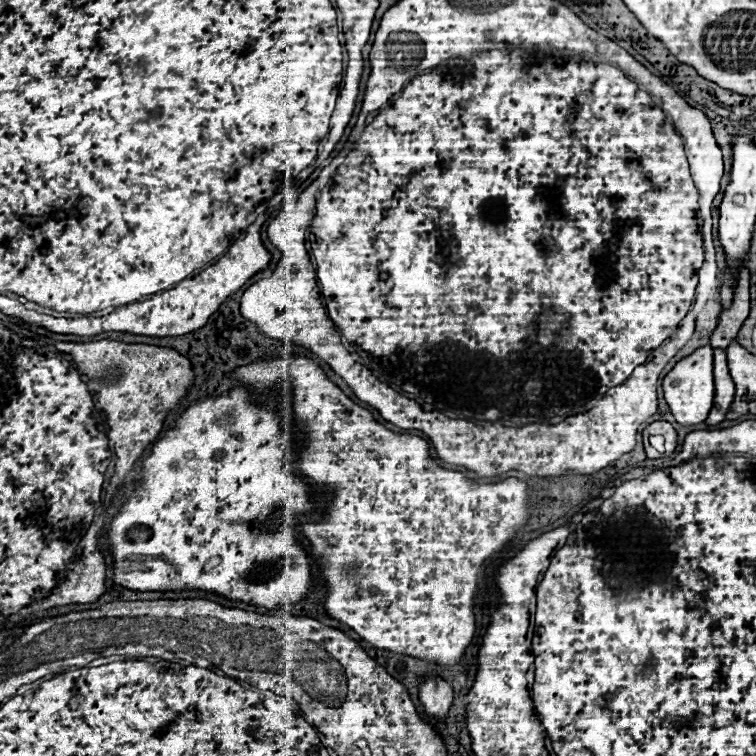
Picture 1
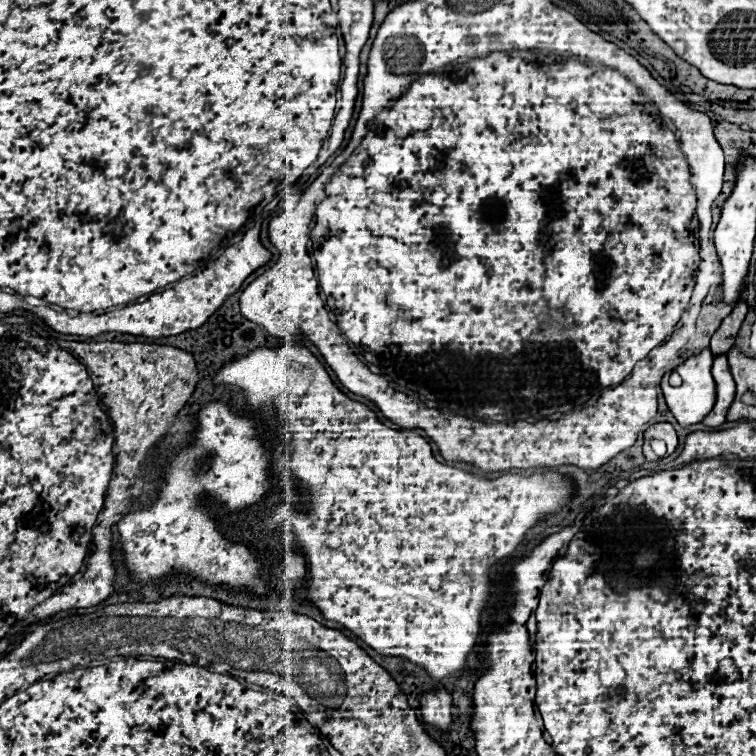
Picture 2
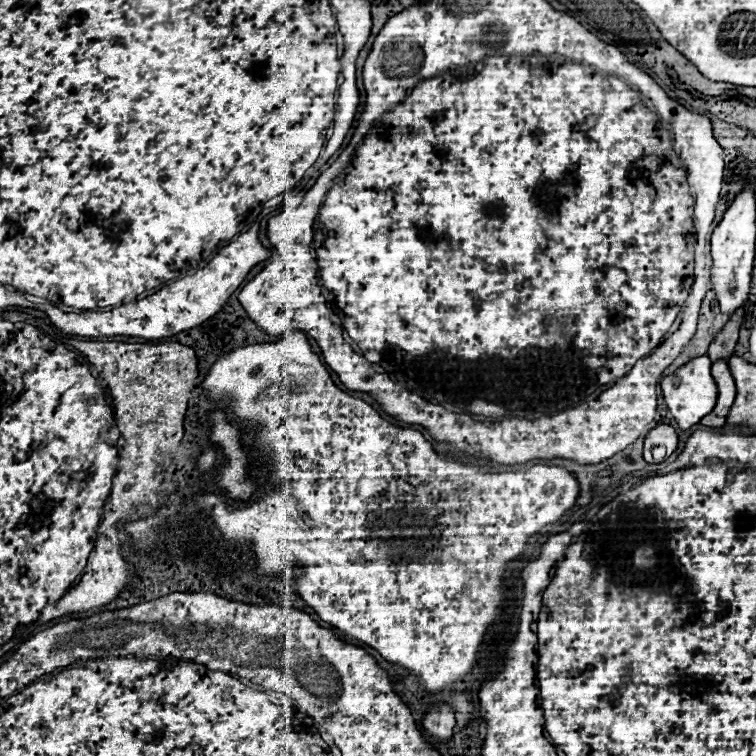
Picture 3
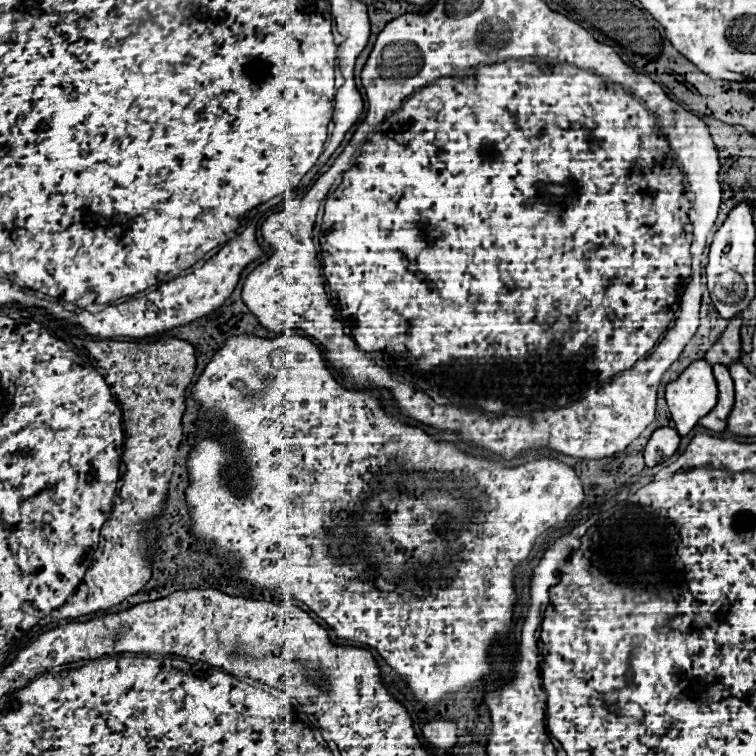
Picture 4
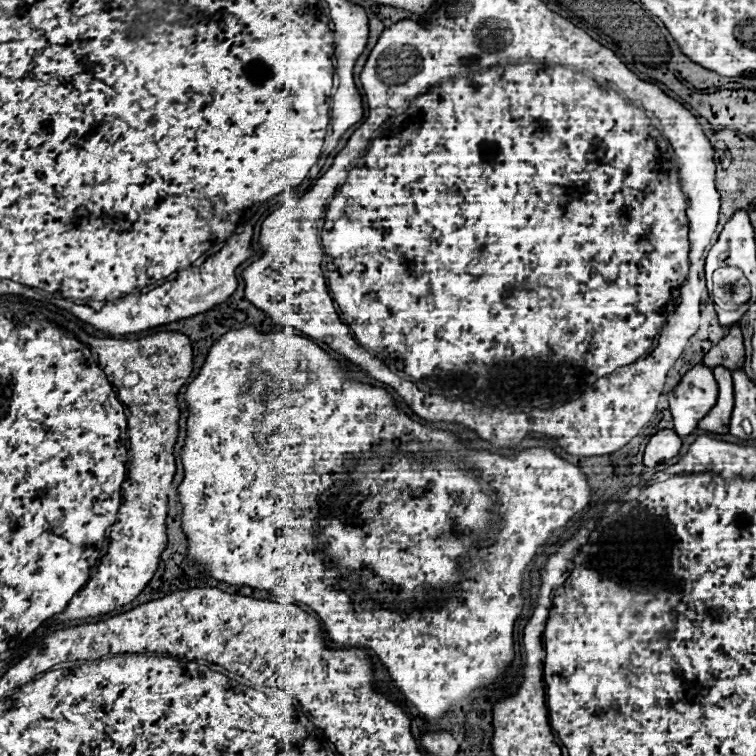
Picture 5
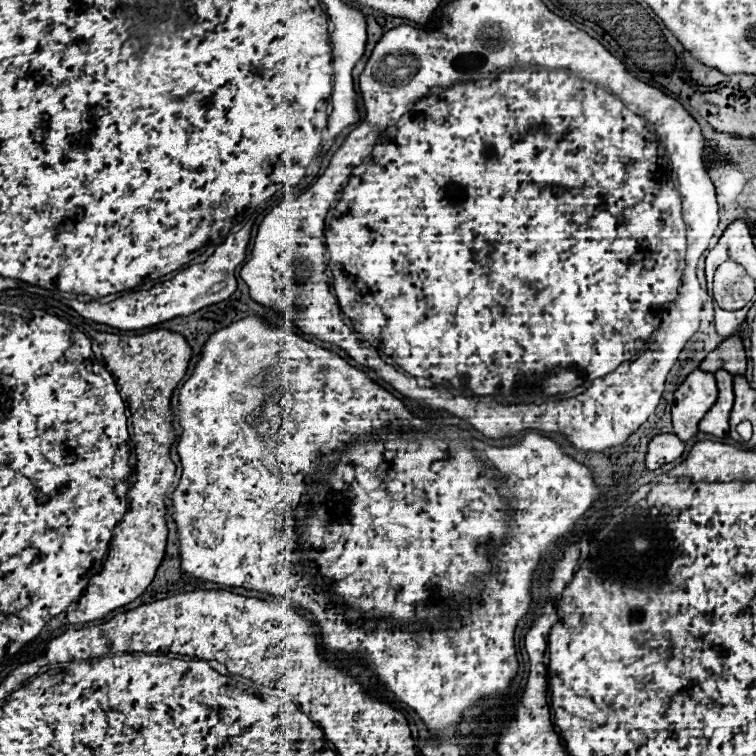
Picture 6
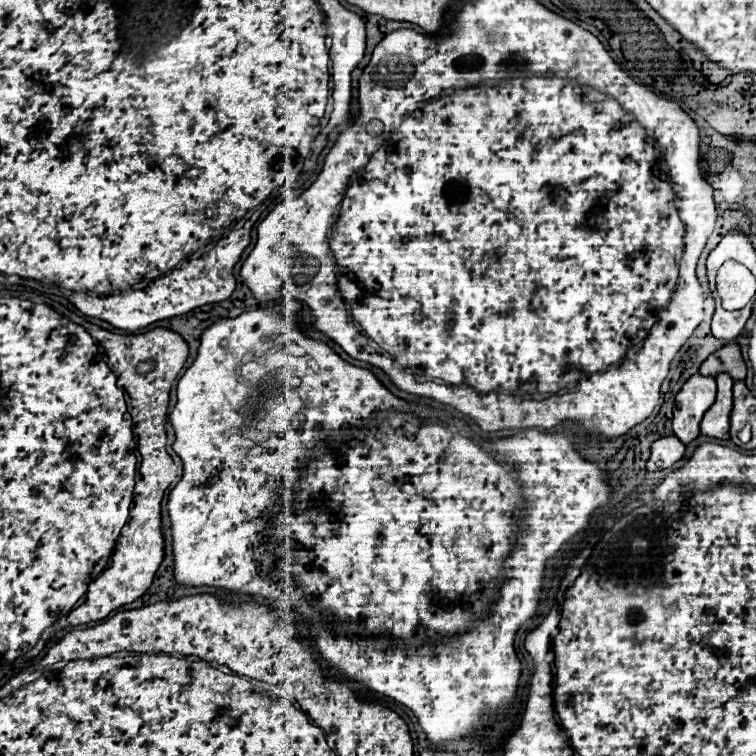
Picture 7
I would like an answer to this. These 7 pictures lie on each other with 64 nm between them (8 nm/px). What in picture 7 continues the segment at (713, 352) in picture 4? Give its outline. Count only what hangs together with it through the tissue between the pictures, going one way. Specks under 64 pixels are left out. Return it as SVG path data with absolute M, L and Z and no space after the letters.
M732 340L724 348L710 354L702 362L700 372L704 372L704 376L716 376L720 372L728 372L734 380L744 380L746 378L746 362L742 358L738 342Z

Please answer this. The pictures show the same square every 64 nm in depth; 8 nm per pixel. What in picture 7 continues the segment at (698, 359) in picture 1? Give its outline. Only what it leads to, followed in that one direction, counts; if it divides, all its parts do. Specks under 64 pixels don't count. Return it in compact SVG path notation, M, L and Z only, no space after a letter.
M694 374L682 390L676 394L676 406L672 416L674 436L682 440L684 444L692 442L700 434L700 420L706 414L706 410L716 400L716 380L712 376Z

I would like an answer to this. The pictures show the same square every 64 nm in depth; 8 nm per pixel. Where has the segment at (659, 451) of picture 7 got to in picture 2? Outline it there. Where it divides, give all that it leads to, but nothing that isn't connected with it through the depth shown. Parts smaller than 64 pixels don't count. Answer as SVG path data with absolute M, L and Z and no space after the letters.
M658 422L658 424L652 424L646 432L644 432L644 454L646 454L646 460L658 460L658 456L652 452L652 448L650 448L650 440L652 438L660 438L660 440L664 440L666 442L666 446L668 446L668 456L676 450L676 446L678 446L678 436L676 436L676 432L674 432L674 428L672 428L672 424L668 424L668 422Z

